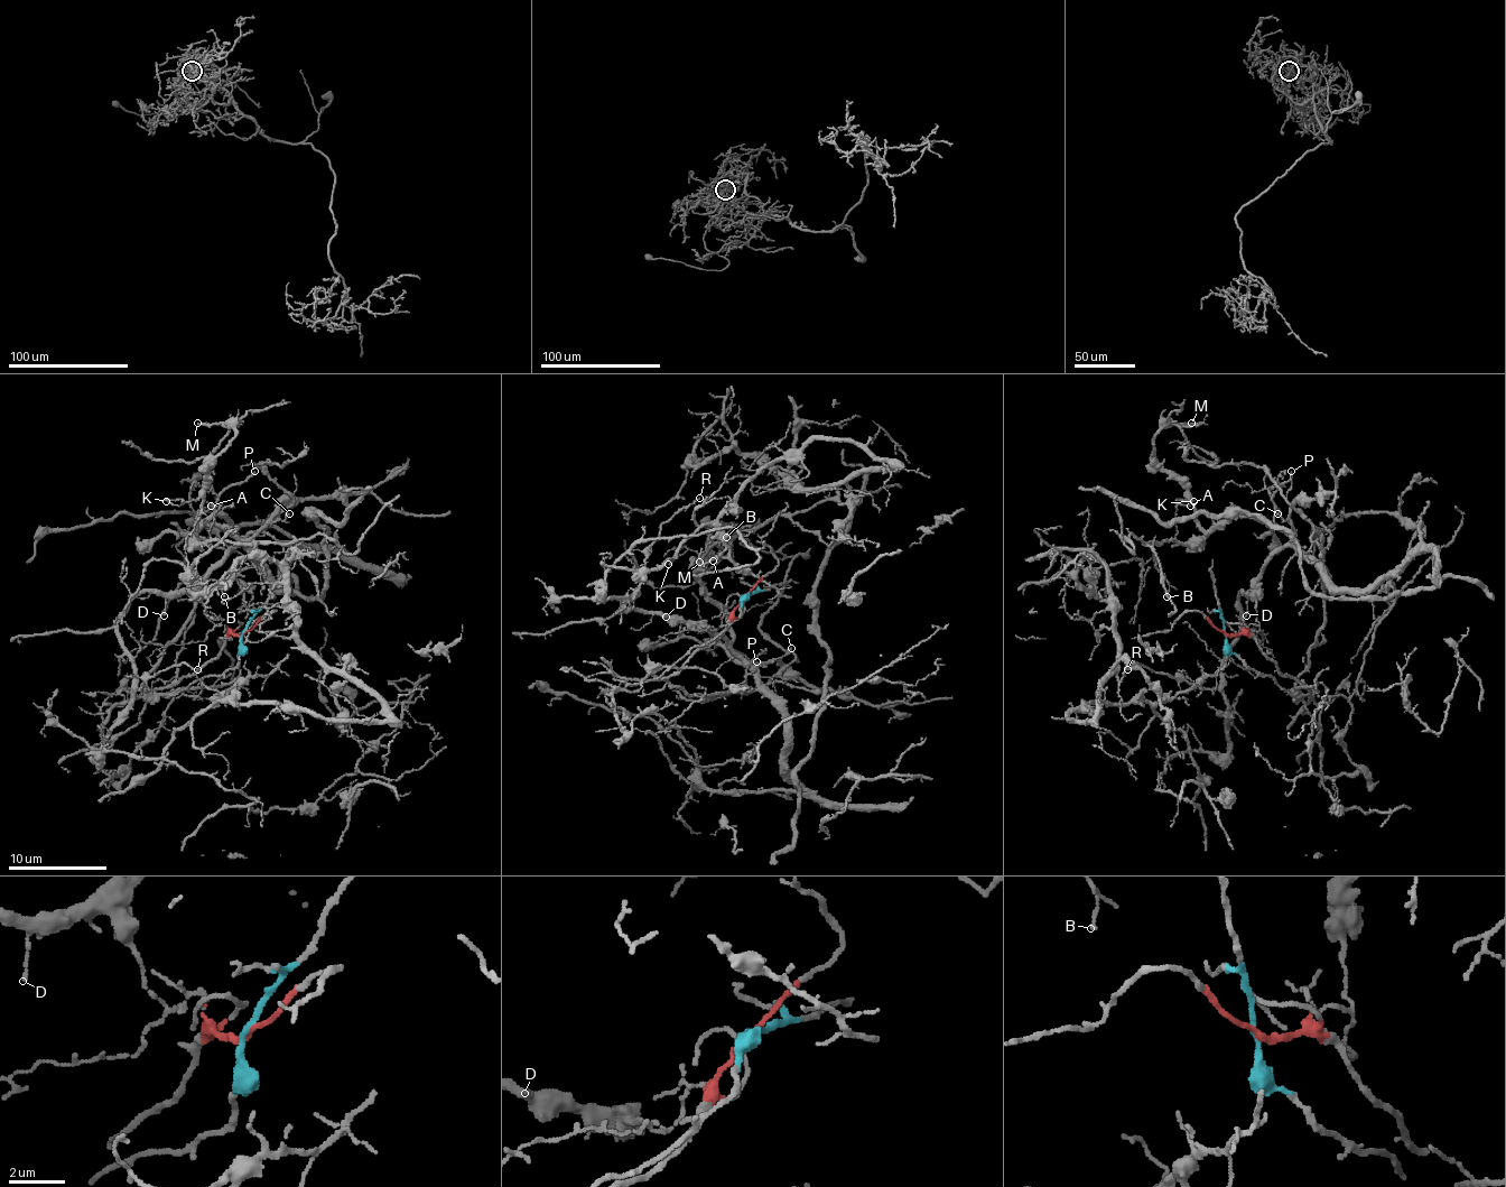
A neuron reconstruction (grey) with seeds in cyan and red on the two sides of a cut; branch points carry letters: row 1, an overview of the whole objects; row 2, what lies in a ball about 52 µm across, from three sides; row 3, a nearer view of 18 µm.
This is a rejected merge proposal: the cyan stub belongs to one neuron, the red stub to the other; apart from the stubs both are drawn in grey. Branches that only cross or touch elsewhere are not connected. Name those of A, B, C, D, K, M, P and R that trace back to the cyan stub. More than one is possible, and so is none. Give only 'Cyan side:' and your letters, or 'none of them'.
Cyan side: none of them

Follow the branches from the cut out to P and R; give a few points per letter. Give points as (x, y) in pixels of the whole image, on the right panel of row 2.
P: (1225, 634), (1237, 634), (1243, 619), (1257, 624), (1257, 575), (1290, 540), (1275, 520), (1272, 498), (1292, 471)
R: (1225, 634), (1237, 634), (1243, 619), (1257, 624), (1253, 592), (1243, 592), (1240, 637), (1218, 686), (1126, 669)

